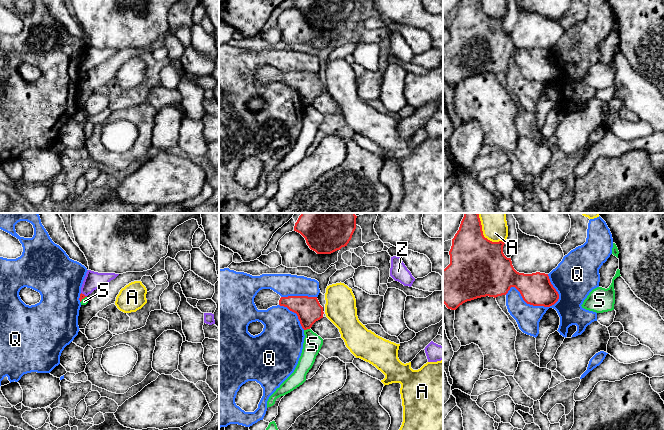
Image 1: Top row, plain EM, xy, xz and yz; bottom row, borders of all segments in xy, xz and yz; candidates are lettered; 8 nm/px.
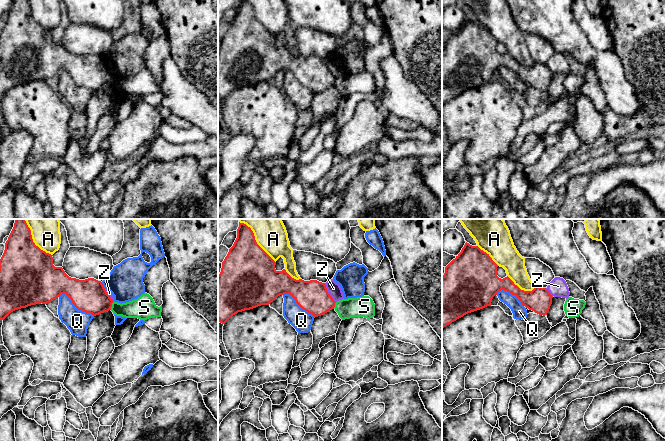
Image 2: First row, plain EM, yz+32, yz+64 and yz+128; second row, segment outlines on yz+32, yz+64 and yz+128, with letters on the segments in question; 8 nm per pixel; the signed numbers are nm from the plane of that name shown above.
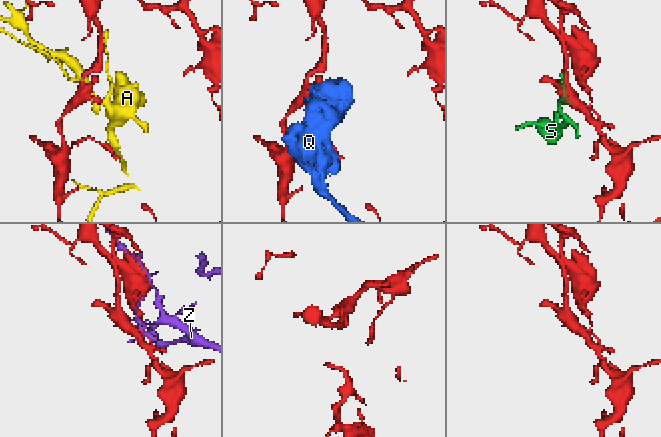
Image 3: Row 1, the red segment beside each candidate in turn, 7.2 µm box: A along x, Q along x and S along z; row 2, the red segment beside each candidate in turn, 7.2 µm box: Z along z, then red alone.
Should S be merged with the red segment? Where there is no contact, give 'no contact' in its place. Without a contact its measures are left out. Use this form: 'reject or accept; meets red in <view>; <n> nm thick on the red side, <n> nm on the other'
reject; meets red in xz; 200 nm thick on the red side, 150 nm on the other

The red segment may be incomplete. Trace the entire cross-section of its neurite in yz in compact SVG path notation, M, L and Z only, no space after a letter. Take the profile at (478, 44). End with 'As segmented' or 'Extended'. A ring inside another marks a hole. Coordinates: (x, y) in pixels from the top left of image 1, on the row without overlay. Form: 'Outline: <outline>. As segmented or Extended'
Outline: M460 0L452 15L450 40L443 45L443 79L448 85L456 86L463 79L481 73L506 71L511 63L515 63L523 76L533 82L550 83L558 77L559 70L548 50L517 48L511 34L503 29L504 20L502 17L492 18L485 14L481 0Z. As segmented

